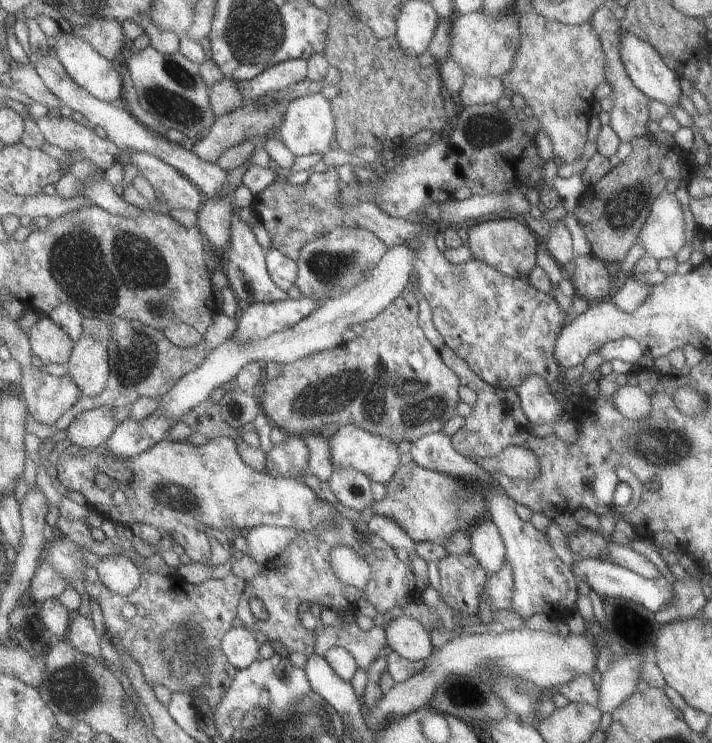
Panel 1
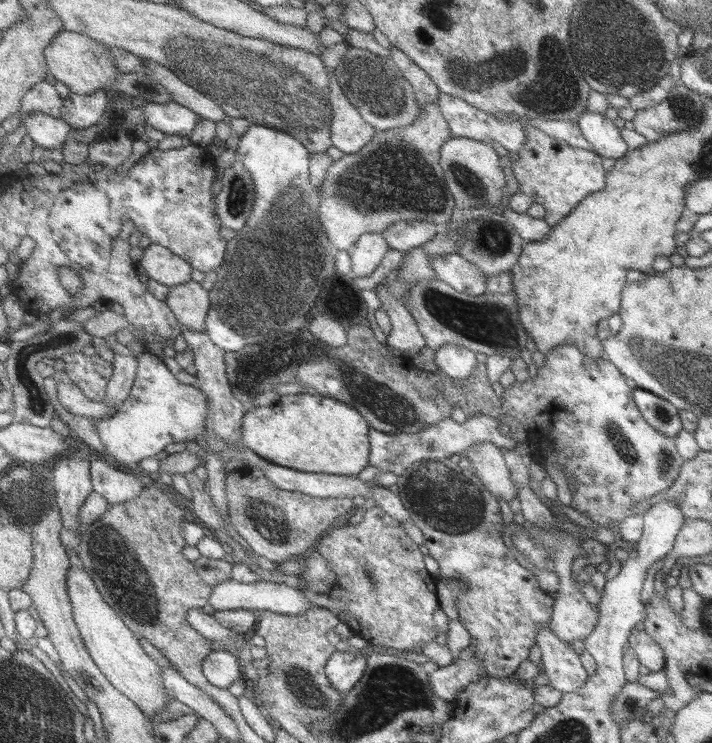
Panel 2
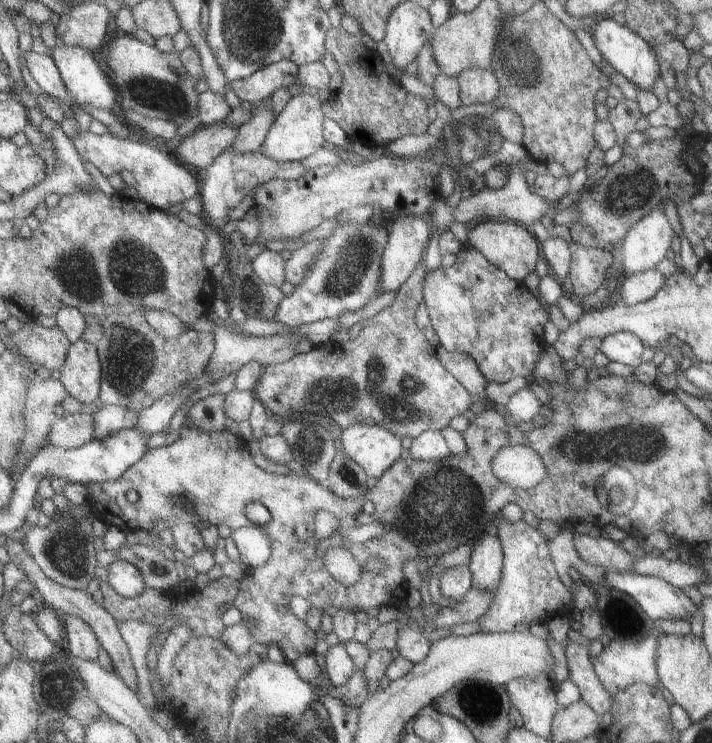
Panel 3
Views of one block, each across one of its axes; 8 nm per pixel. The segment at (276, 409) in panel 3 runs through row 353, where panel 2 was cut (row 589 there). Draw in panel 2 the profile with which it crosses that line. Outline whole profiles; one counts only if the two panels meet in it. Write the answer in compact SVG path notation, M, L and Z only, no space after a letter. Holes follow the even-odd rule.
M378 506L368 508L362 522L356 526L336 525L316 543L305 560L308 569L300 577L305 580L306 588L298 591L306 595L312 605L334 613L354 635L362 637L370 646L388 648L390 653L407 653L421 650L439 635L432 617L439 608L437 580L426 571L419 545L409 538L398 521Z

